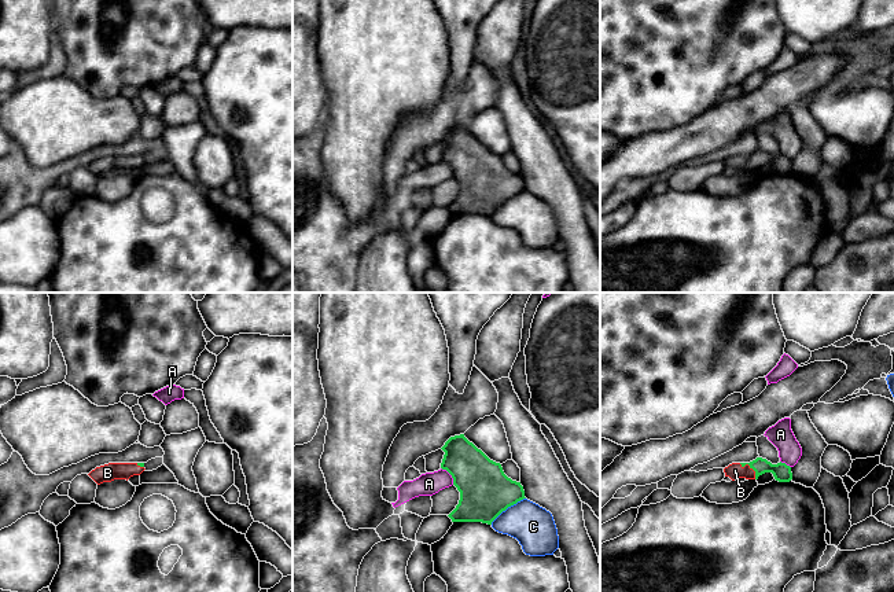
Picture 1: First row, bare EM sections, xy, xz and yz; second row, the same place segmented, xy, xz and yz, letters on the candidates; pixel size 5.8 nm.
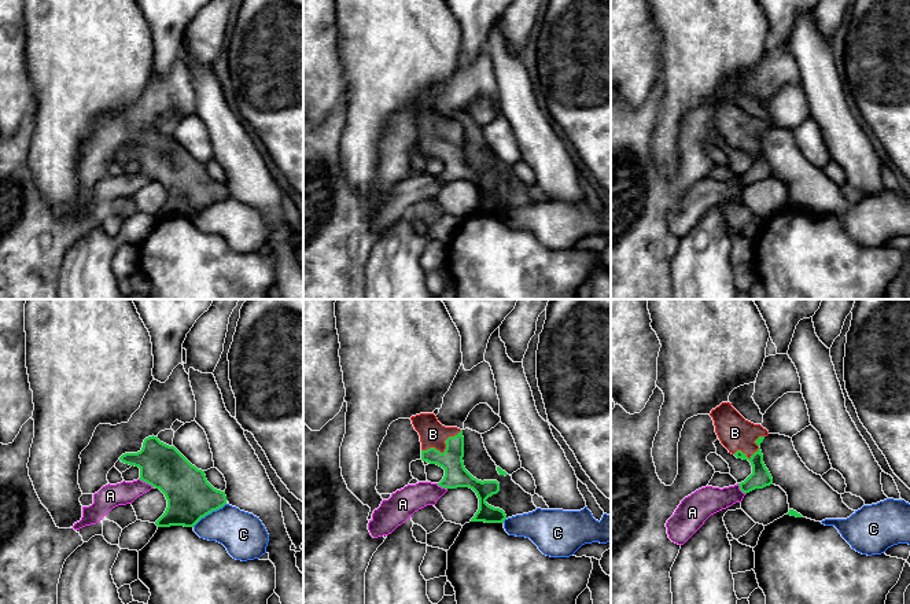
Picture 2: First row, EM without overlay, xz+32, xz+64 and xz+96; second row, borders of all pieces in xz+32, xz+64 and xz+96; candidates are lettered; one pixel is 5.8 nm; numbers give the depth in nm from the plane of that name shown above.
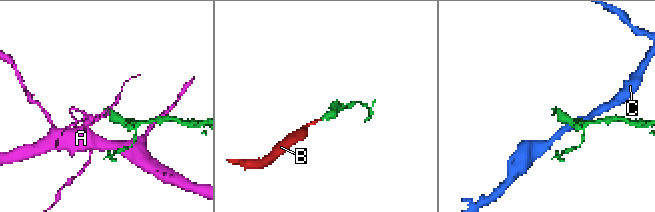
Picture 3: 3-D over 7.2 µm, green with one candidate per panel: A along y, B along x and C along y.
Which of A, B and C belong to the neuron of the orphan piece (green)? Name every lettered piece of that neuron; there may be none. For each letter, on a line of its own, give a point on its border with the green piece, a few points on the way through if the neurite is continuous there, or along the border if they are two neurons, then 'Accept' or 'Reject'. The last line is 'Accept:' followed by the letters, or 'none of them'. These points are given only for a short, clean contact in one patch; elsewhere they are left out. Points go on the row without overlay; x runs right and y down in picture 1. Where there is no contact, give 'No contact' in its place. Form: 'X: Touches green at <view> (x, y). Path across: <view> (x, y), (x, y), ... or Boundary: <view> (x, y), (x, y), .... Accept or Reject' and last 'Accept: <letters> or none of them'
A: Touches green at xz (451, 166). Boundary: xz (441, 160), (451, 168), (453, 176). Reject
B: Touches green at yz (750, 160). Path across: yz (782, 165), (771, 160), (750, 160), (735, 162). Accept
C: Touches green at xz (507, 199). Reject
Accept: B

